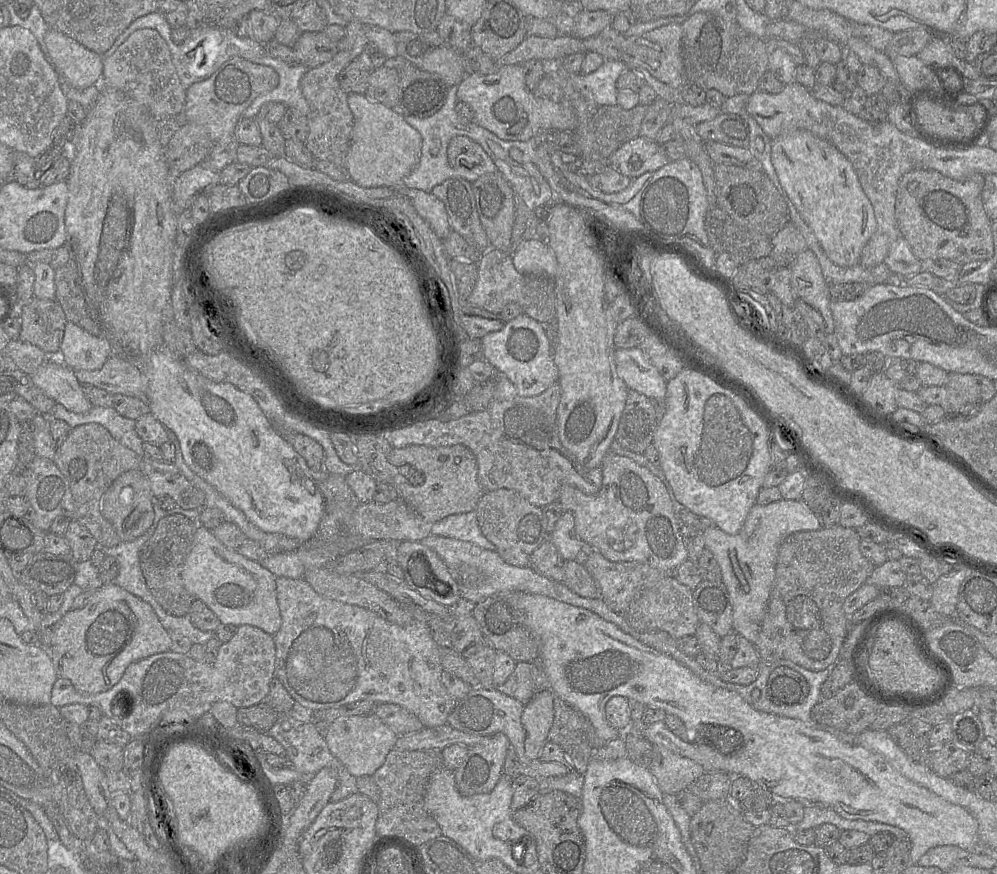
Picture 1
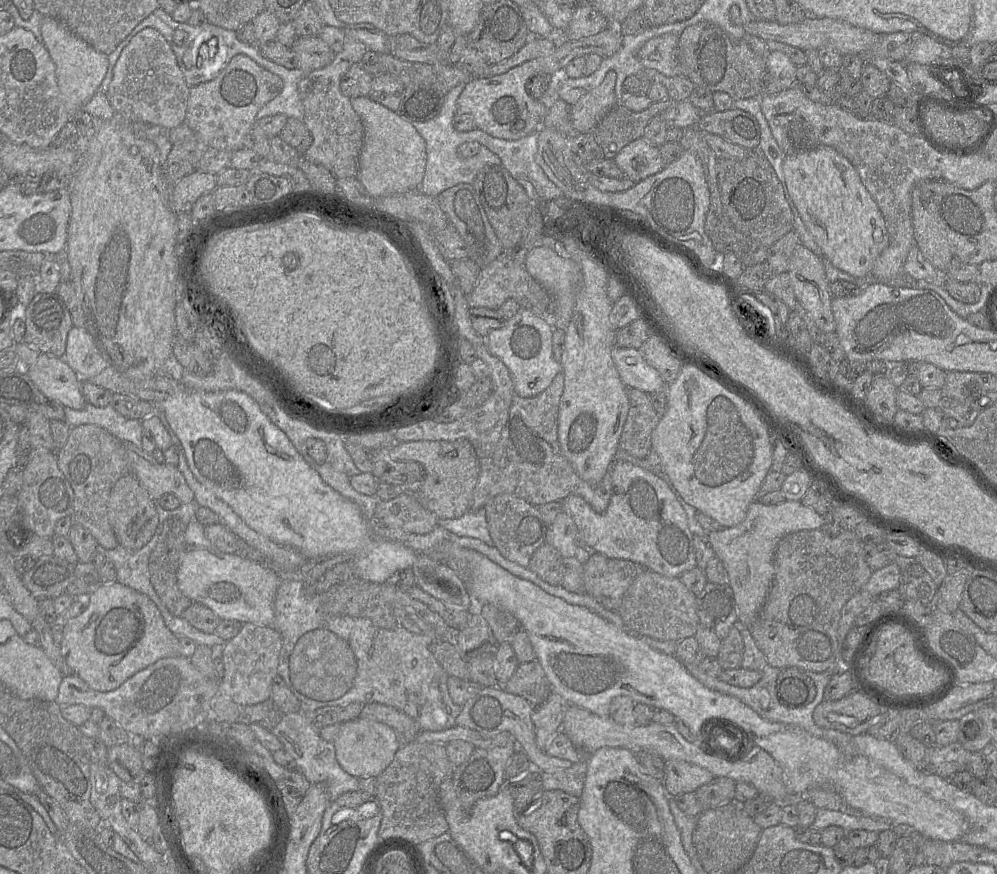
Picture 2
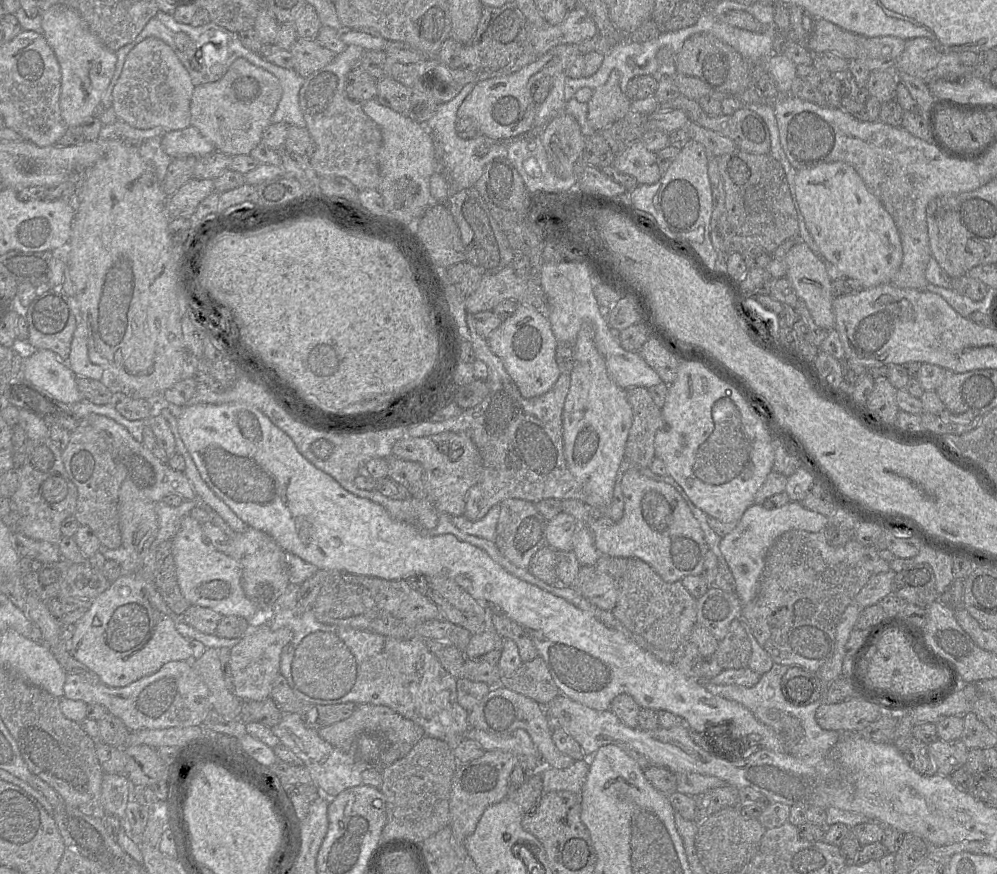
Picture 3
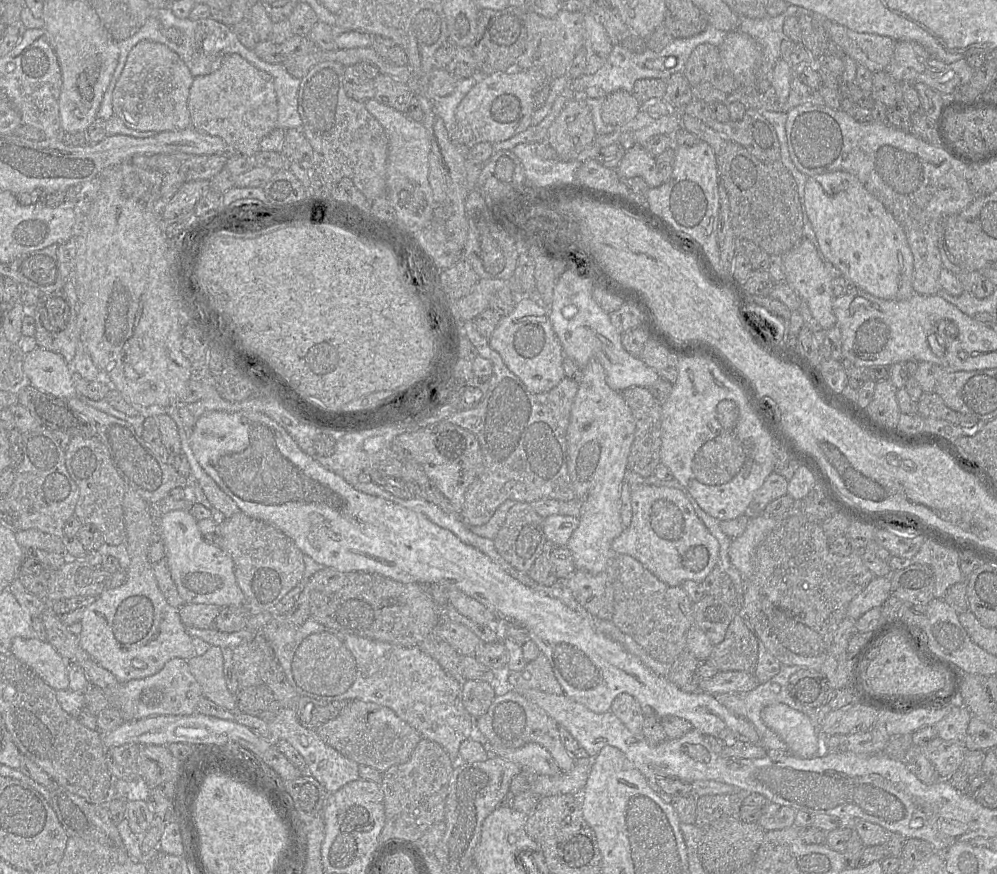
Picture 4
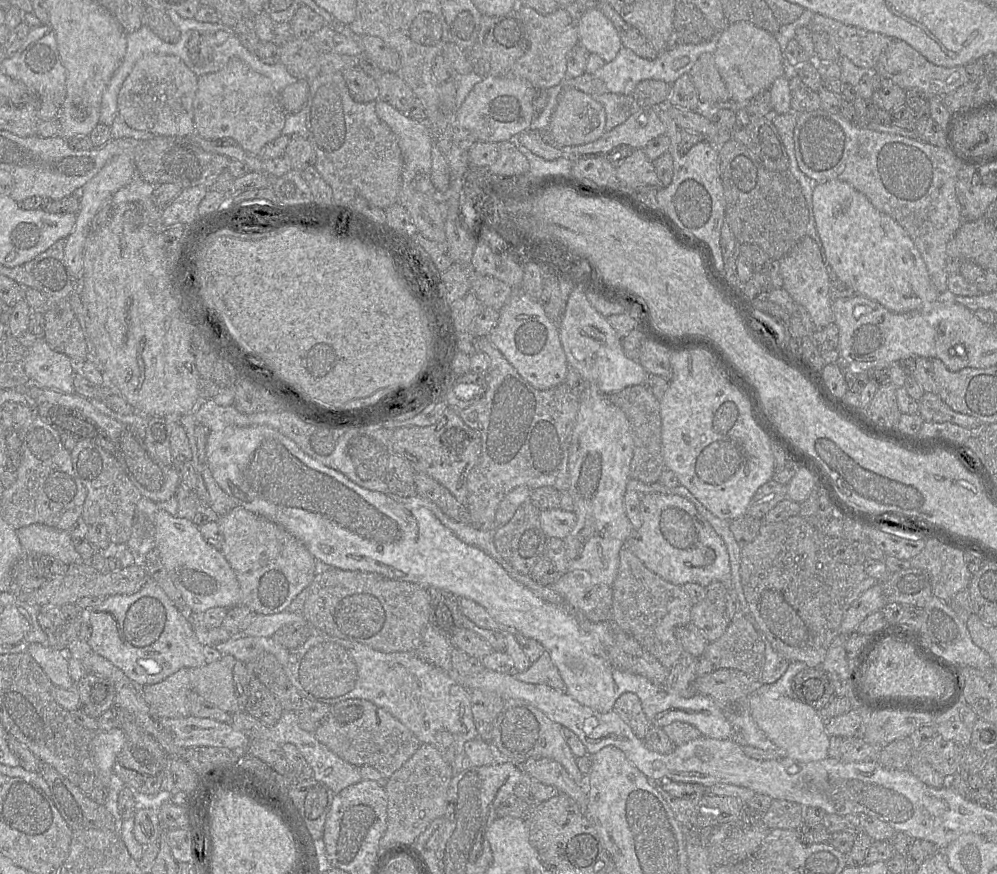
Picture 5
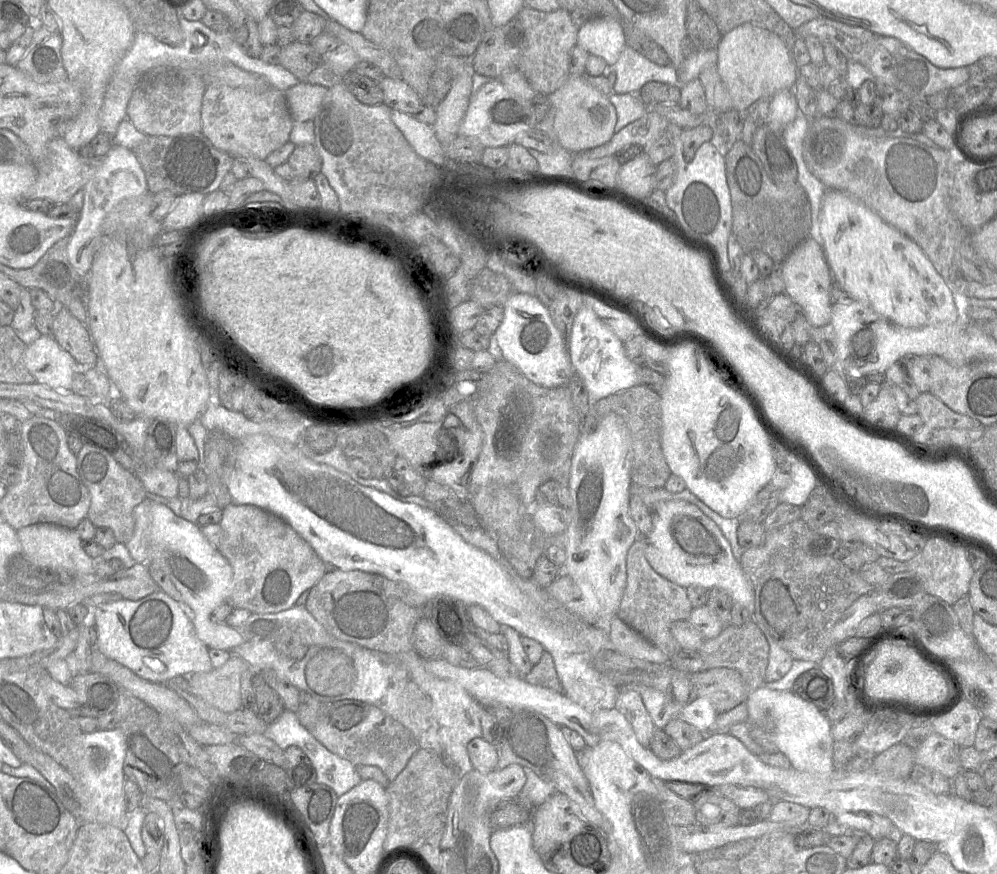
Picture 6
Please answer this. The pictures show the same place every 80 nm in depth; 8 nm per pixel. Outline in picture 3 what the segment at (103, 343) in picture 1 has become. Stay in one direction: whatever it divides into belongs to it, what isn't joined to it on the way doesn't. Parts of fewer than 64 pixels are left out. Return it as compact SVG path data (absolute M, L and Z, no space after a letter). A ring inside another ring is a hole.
M79 313L79 326L74 331L71 341L70 353L67 359L68 367L76 376L82 376L94 380L101 380L104 368L94 364L89 359L87 346L87 332L85 322Z

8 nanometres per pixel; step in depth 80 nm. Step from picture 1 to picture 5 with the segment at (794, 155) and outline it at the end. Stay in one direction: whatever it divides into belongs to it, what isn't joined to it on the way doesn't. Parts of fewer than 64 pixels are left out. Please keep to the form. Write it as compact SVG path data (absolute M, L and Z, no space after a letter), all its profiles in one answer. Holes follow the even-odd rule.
M839 180L818 184L812 194L812 208L817 233L827 261L842 280L855 291L894 313L917 311L940 296L933 285L925 262L907 231L893 218L877 210L865 195Z

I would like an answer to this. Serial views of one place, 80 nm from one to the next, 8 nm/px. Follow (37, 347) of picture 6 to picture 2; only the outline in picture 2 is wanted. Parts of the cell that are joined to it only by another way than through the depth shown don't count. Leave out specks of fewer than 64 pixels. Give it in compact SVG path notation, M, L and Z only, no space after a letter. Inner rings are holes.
M40 353L33 364L24 368L47 398L74 410L82 409L87 403L81 390L81 378L63 359Z

